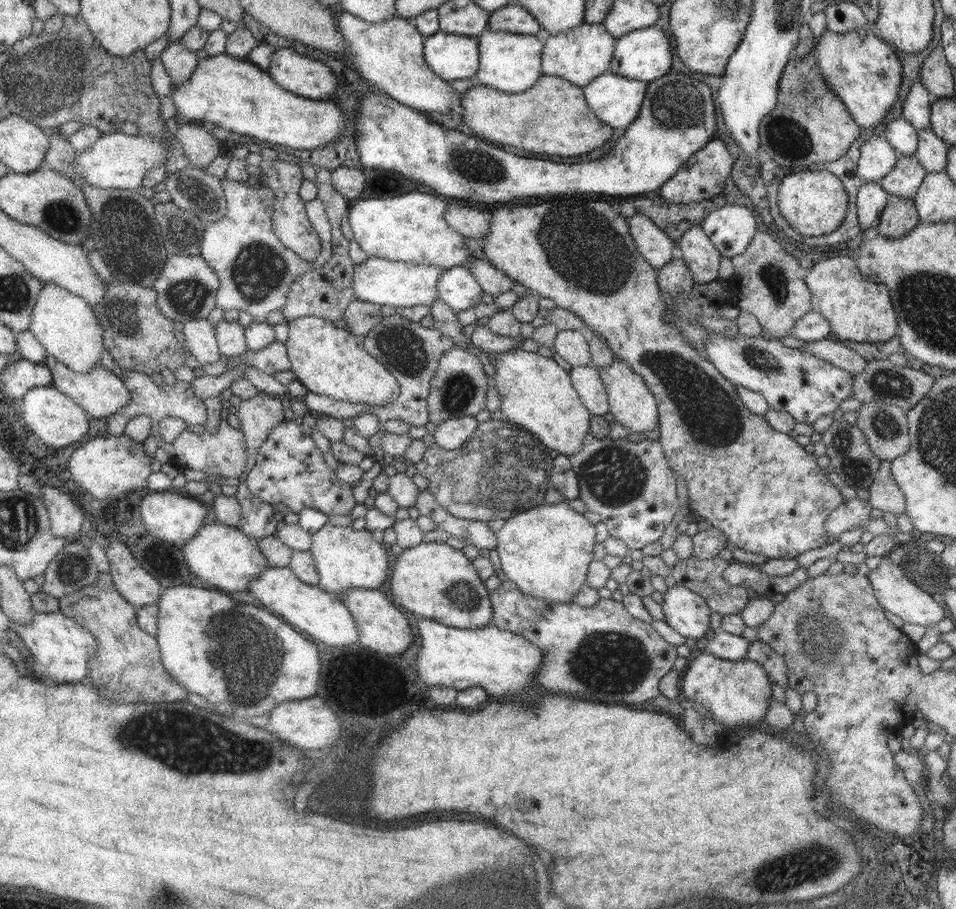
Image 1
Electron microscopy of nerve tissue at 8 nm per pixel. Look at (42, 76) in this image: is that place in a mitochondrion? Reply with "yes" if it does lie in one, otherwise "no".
yes

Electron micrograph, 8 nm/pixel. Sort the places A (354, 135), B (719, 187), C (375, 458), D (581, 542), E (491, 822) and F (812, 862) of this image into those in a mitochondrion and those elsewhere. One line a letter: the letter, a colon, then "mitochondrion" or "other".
A: other
B: other
C: other
D: other
E: other
F: mitochondrion

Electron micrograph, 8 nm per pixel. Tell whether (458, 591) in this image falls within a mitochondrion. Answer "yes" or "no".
yes

